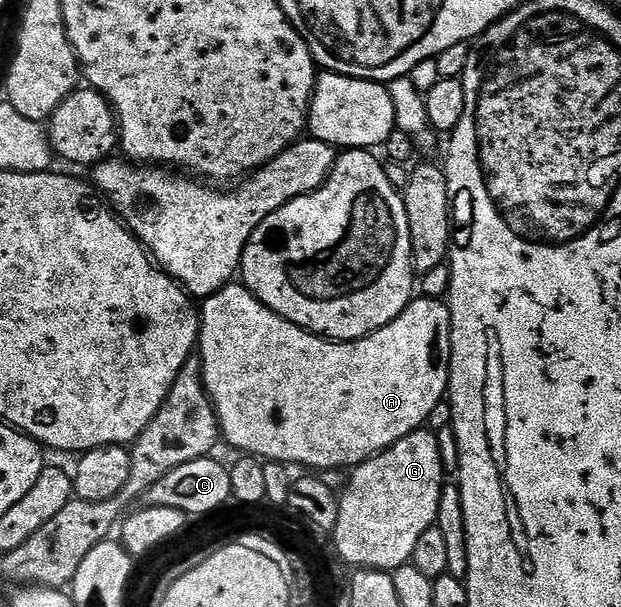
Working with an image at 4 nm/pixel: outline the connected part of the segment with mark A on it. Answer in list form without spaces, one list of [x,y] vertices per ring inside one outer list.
[[[240,282],[228,283],[220,287],[214,295],[200,304],[201,334],[199,336],[199,358],[201,360],[201,378],[205,381],[205,392],[213,400],[213,408],[217,410],[217,421],[221,424],[221,434],[224,442],[238,447],[238,452],[265,461],[283,463],[305,467],[301,469],[316,469],[318,472],[326,471],[332,467],[338,469],[352,469],[366,463],[373,455],[387,450],[395,441],[407,437],[412,431],[422,430],[427,424],[431,409],[435,408],[441,400],[446,398],[449,389],[449,362],[451,361],[451,313],[448,302],[440,299],[414,298],[395,321],[388,323],[383,329],[373,331],[361,339],[352,341],[330,341],[313,335],[302,327],[297,327],[291,321],[279,317],[267,305],[263,305]]]

